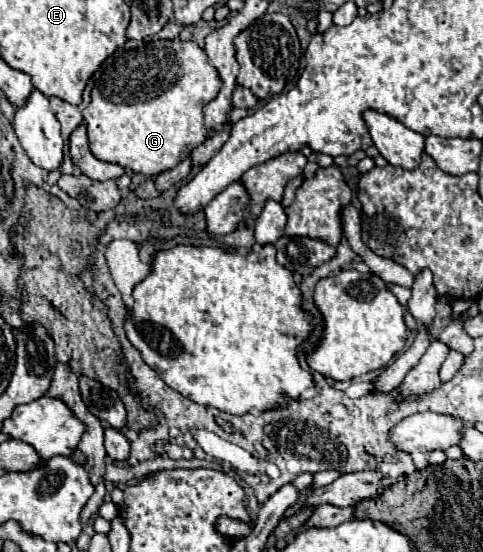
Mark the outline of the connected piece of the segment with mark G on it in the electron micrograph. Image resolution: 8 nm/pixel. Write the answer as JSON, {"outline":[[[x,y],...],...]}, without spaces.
{"outline":[[[148,41],[136,49],[110,57],[100,65],[100,71],[94,73],[92,99],[82,111],[92,155],[96,159],[118,163],[134,173],[144,173],[150,177],[176,167],[190,155],[194,147],[198,147],[198,143],[202,143],[202,139],[206,139],[208,131],[204,127],[202,109],[214,99],[214,95],[218,95],[218,87],[218,71],[210,67],[206,53],[194,41]]]}

